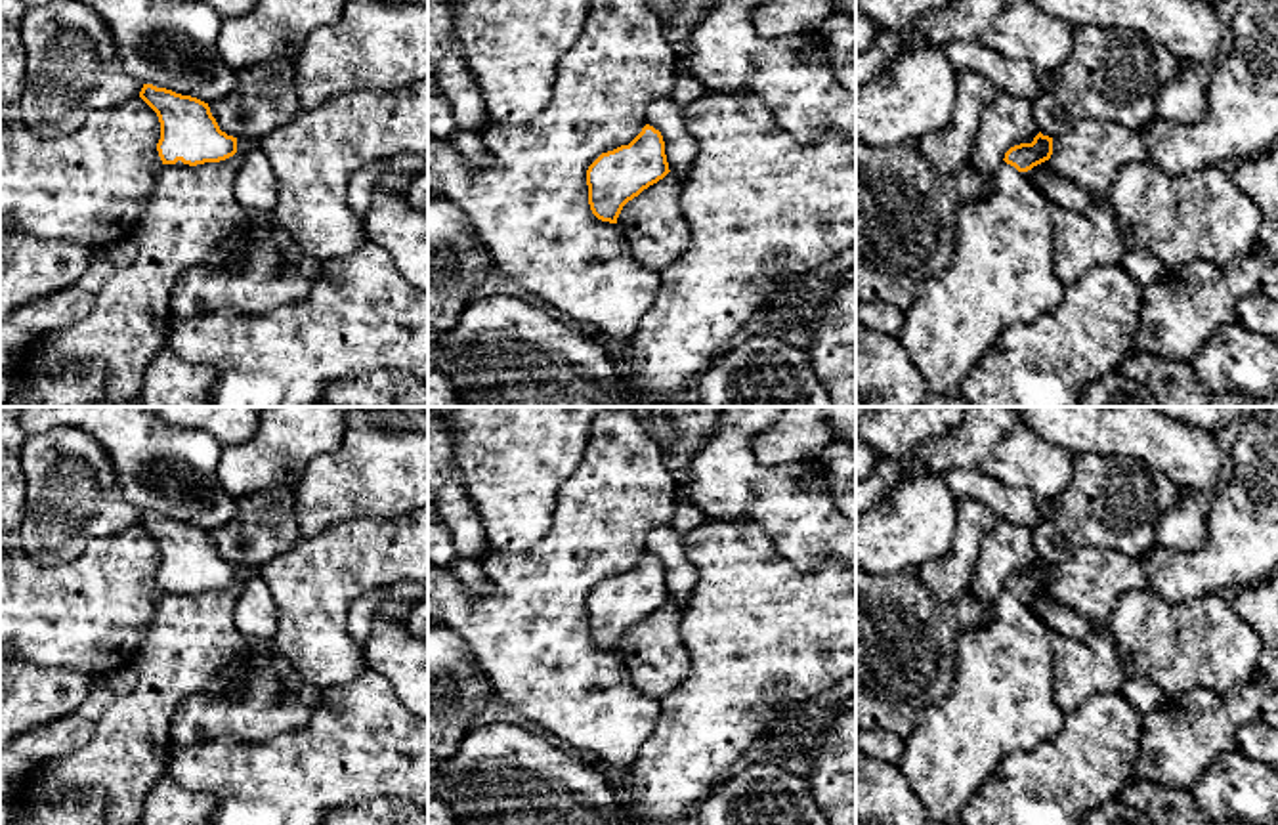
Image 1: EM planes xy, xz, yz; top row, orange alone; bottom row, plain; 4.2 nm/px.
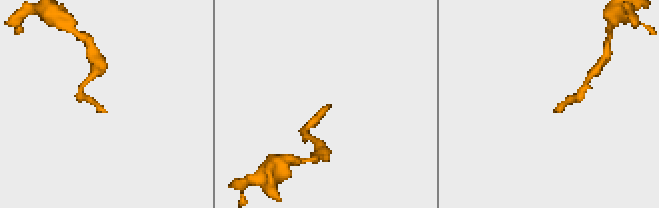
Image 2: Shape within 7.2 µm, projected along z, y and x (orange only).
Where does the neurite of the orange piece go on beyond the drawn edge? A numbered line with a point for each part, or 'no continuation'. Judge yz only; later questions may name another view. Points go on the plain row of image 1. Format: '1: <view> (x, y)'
1: yz (1003, 698)

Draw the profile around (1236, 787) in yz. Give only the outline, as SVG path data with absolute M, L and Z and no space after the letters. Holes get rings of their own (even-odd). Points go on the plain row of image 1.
M1240 751L1217 756L1190 793L1211 821L1232 819L1246 825L1278 821L1278 772Z

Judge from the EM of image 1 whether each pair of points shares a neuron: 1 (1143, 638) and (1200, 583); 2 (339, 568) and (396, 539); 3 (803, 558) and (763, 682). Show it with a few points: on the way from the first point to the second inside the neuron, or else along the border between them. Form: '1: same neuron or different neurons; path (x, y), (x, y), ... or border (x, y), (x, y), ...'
1: different neurons; border (1145, 587), (1170, 602), (1225, 594)
2: same neuron; path (352, 558), (383, 552)
3: different neurons; border (768, 537), (801, 571), (835, 560)

